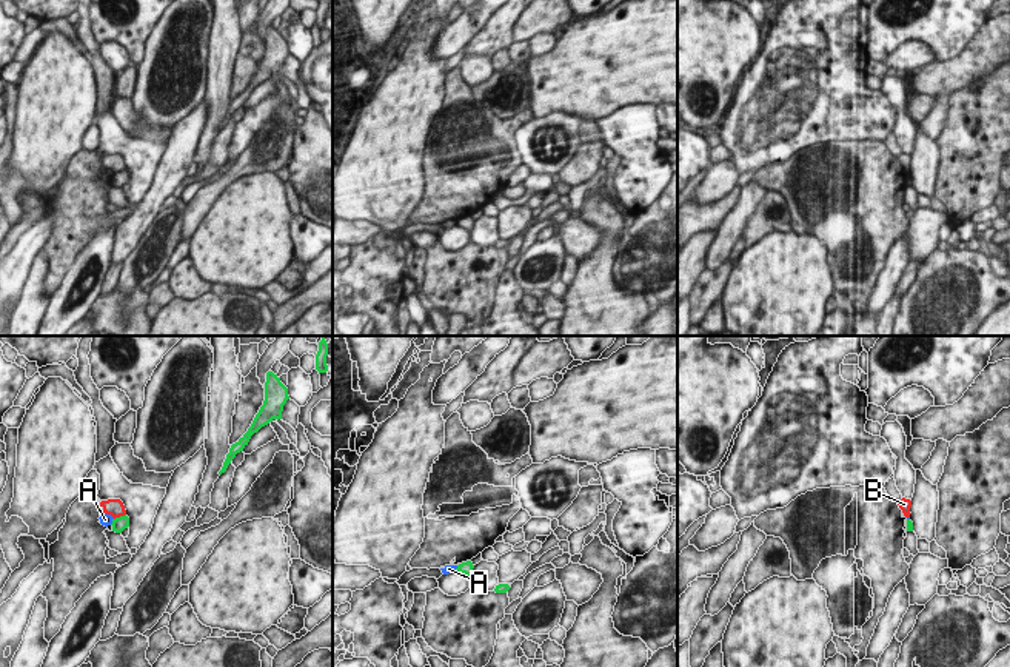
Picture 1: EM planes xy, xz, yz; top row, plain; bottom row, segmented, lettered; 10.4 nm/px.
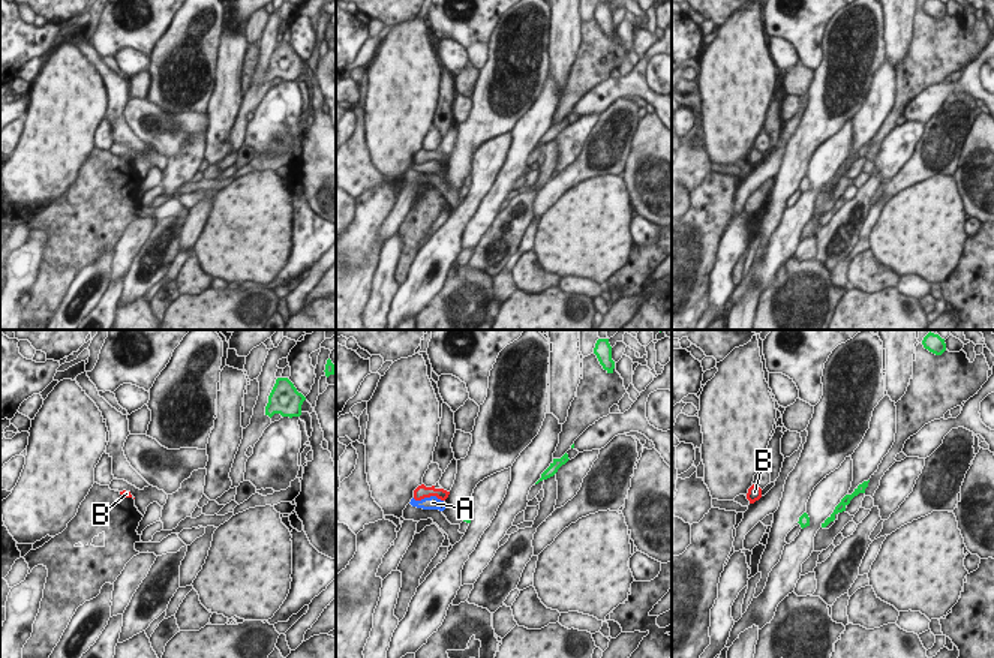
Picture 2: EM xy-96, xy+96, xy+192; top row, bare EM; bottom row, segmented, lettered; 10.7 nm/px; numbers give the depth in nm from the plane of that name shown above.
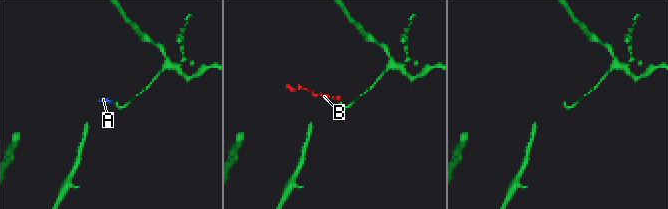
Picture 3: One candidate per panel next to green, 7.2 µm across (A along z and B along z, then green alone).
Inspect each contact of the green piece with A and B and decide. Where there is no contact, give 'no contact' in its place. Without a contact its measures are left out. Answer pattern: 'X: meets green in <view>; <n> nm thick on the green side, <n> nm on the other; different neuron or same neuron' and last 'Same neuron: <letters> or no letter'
A: meets green in xy; 160 nm thick on the green side, 130 nm on the other; different neuron
B: meets green in xy; 160 nm thick on the green side, 190 nm on the other; different neuron
Same neuron: no letter

